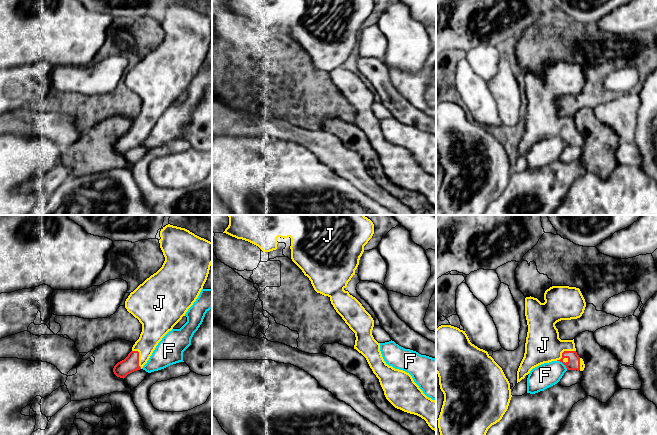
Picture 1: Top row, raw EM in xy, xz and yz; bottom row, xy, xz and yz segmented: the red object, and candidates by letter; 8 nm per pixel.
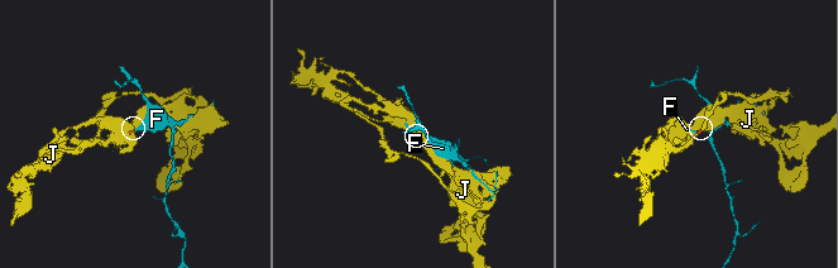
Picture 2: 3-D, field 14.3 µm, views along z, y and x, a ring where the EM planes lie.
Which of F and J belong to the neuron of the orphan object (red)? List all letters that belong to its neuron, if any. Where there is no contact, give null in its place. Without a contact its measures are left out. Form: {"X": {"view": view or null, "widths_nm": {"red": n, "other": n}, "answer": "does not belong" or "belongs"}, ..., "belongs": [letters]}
{"F": {"view": "yz", "widths_nm": {"red": 100, "other": 190}, "answer": "does not belong"}, "J": {"view": "yz", "widths_nm": {"red": 100, "other": 280}, "answer": "belongs"}, "belongs": ["J"]}

